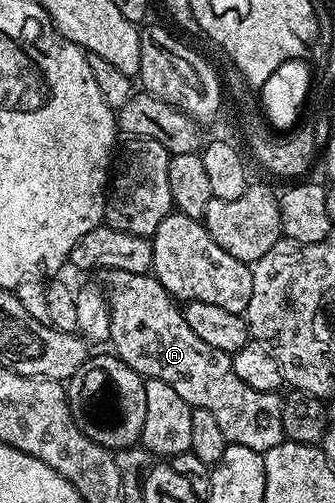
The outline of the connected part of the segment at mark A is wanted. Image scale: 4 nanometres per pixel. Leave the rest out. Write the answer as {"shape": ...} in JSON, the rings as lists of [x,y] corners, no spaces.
{"shape":[[[109,270],[102,278],[101,285],[107,295],[111,313],[110,345],[122,362],[142,374],[144,379],[165,380],[165,384],[171,385],[181,395],[181,400],[188,402],[192,408],[205,408],[205,412],[213,412],[221,432],[225,432],[230,444],[241,444],[245,448],[266,452],[284,442],[281,424],[283,398],[275,392],[261,392],[257,388],[249,388],[249,384],[245,384],[245,380],[241,380],[241,376],[233,372],[231,355],[213,348],[213,344],[205,344],[205,340],[200,340],[194,334],[193,328],[185,324],[180,303],[171,297],[170,292],[154,276],[150,273],[134,274]]]}

